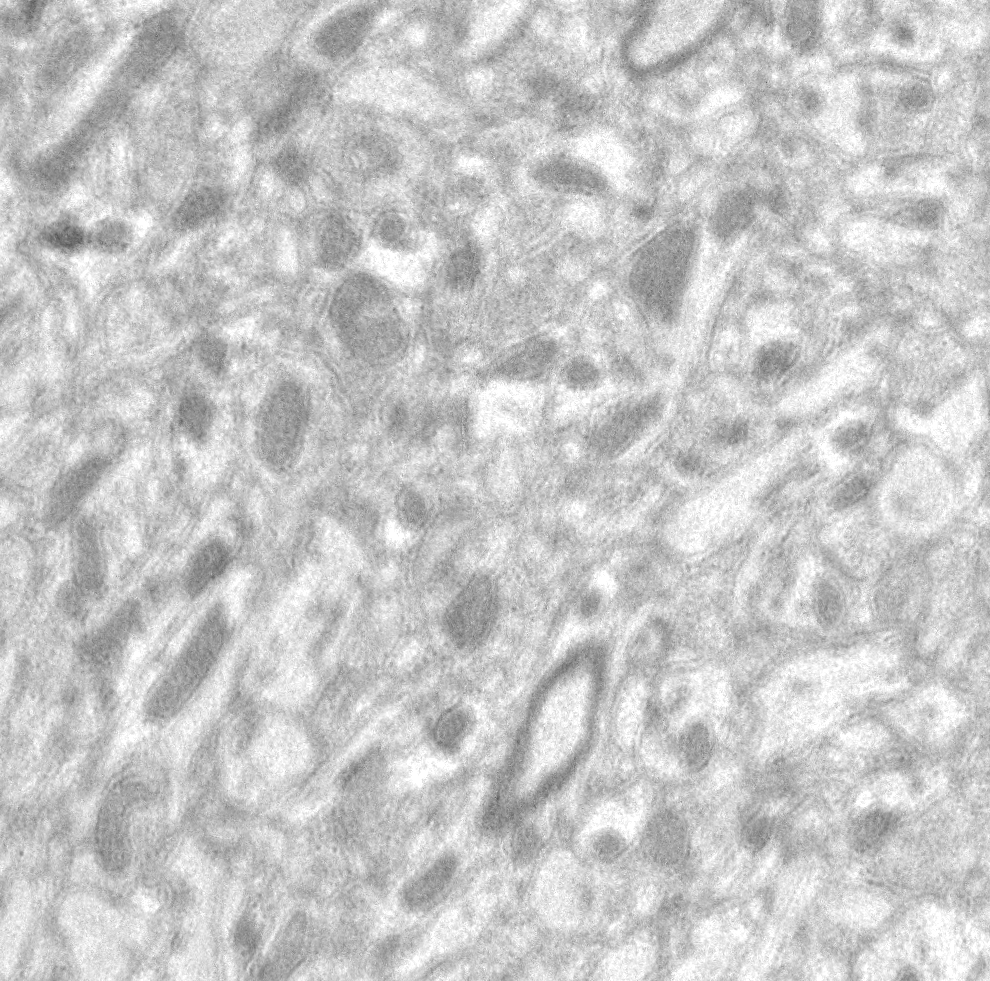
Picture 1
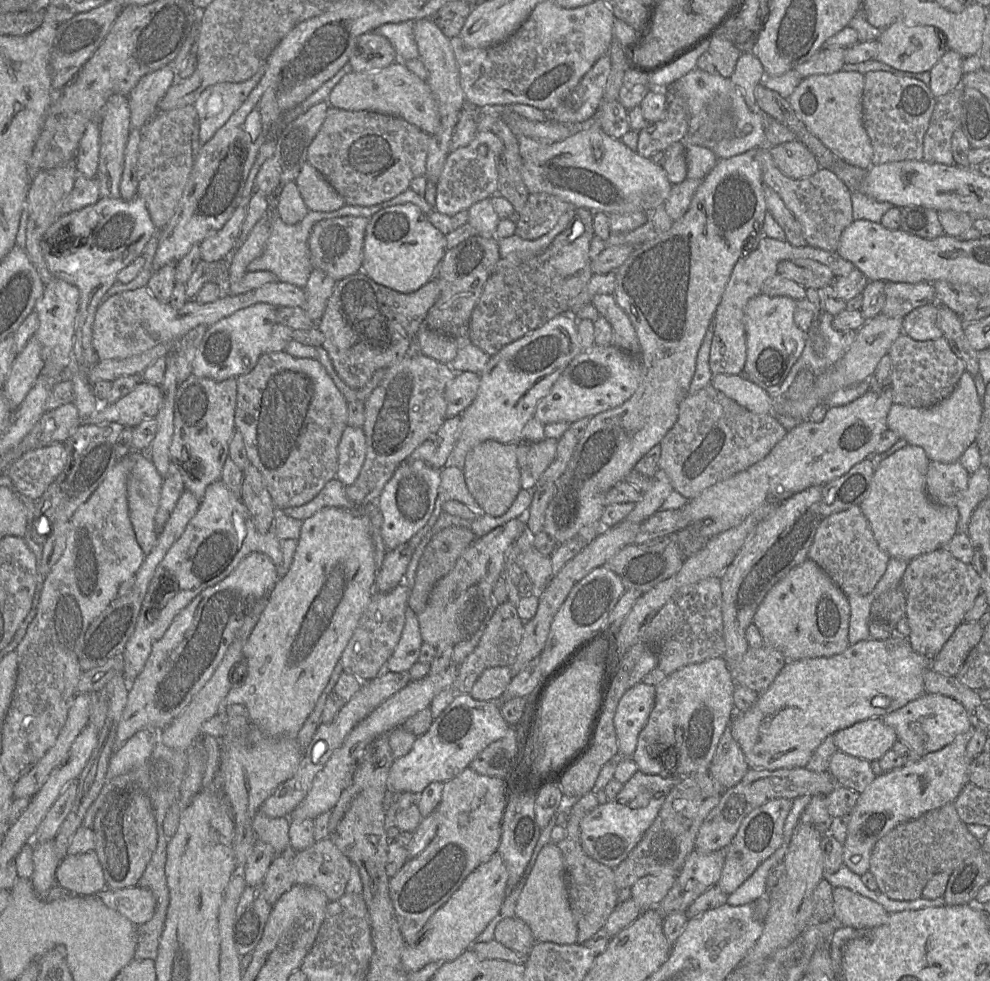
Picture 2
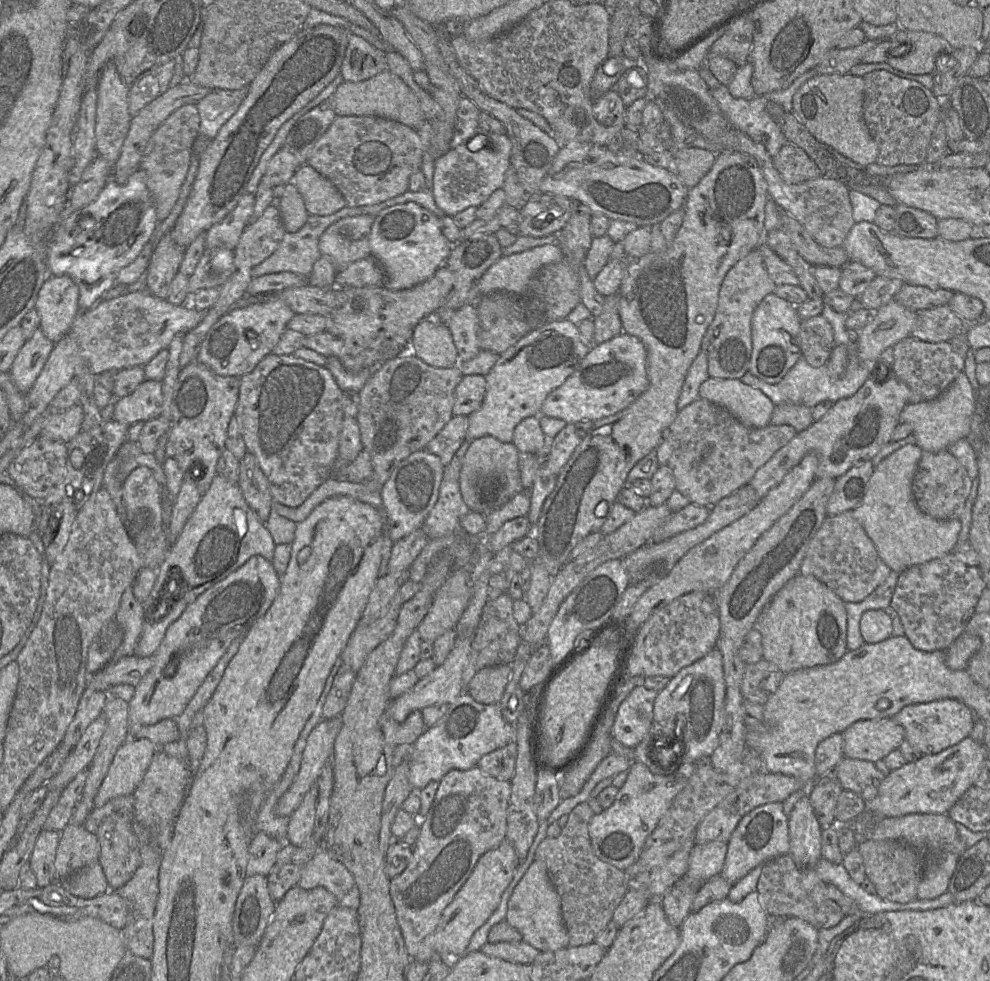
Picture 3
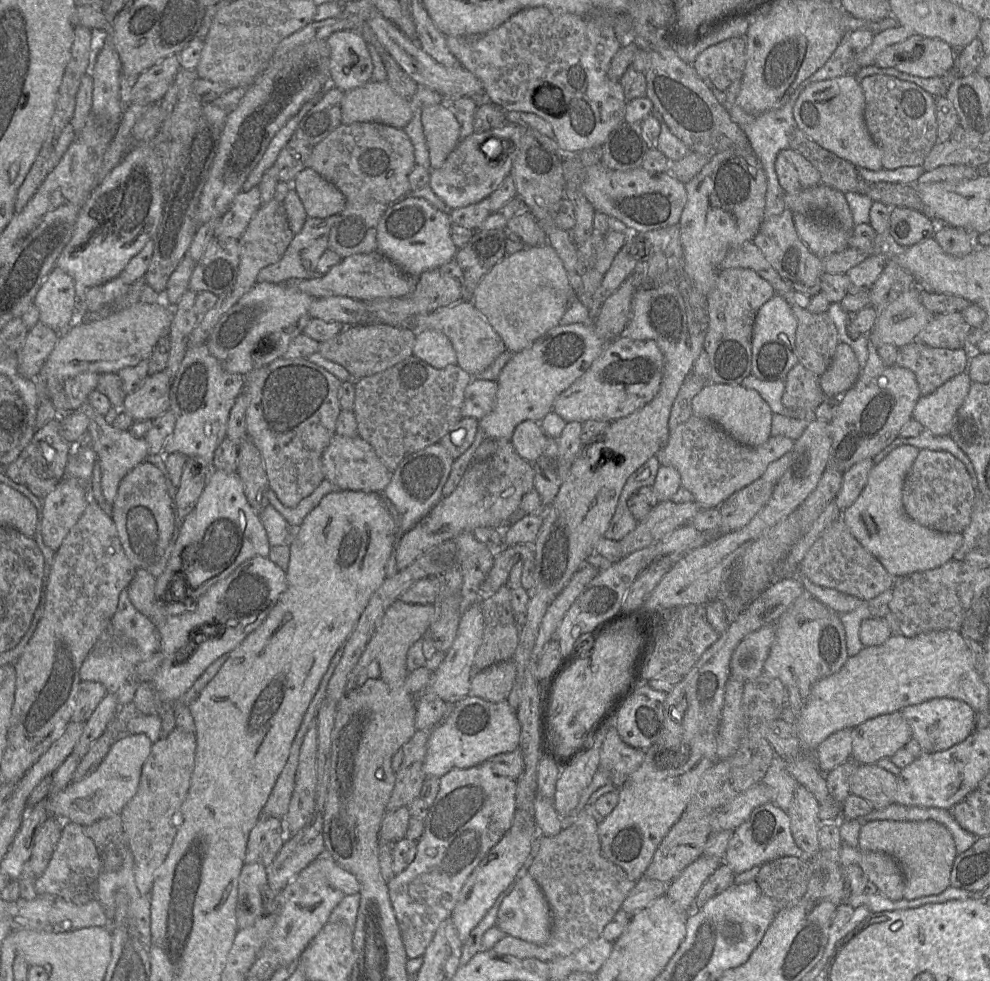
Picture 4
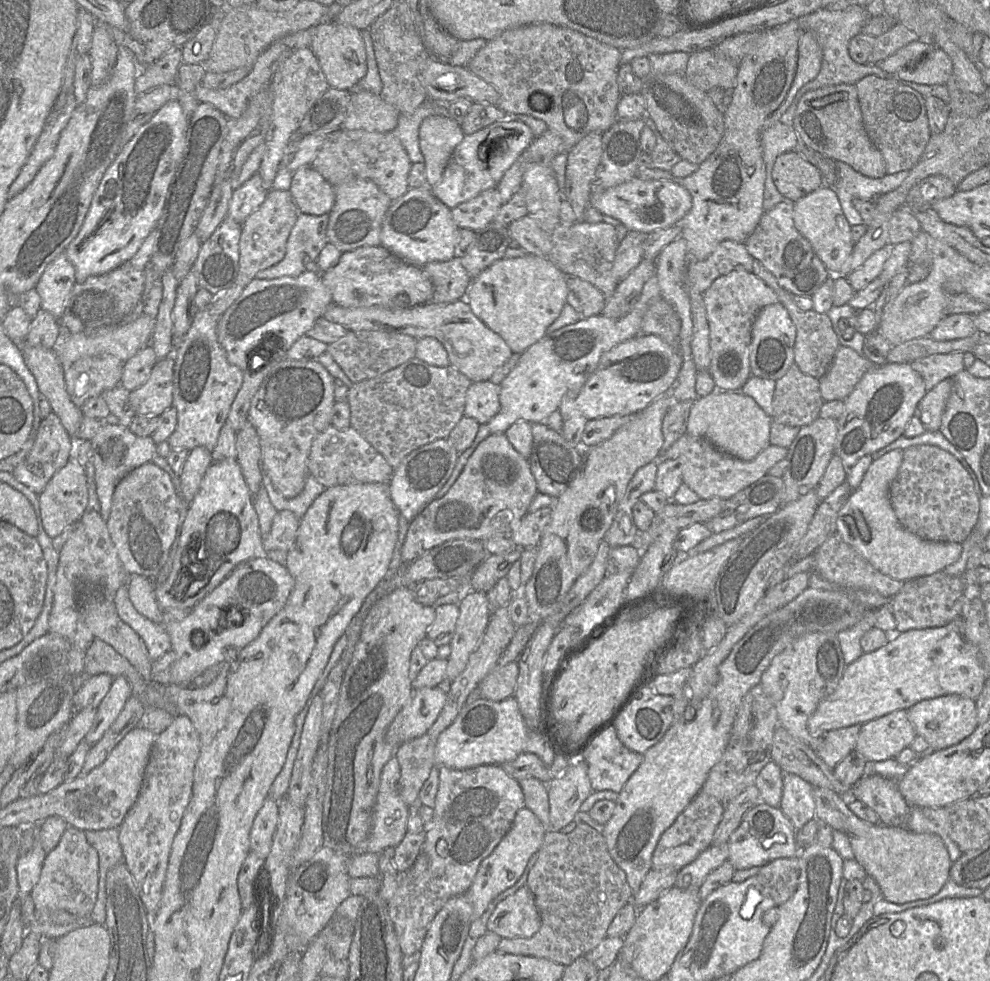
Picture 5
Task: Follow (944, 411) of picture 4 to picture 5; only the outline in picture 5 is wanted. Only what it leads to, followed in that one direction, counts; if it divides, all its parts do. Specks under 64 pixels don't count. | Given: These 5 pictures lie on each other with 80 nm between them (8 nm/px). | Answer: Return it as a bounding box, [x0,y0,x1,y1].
[916,379,951,431]

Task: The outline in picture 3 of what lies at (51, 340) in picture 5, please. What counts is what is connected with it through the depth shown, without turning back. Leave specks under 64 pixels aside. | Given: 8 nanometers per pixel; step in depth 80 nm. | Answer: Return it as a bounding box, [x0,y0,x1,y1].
[9,328,55,394]

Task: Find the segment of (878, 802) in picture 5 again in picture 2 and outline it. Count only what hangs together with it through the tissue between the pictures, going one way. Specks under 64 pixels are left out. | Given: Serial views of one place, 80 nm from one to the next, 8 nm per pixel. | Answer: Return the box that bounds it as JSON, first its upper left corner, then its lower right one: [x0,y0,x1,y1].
[828,750,876,794]

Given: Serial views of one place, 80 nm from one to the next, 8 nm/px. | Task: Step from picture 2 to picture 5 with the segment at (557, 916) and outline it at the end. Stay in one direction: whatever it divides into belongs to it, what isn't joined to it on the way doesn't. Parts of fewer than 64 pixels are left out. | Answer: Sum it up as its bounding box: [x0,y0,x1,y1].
[487,885,541,938]

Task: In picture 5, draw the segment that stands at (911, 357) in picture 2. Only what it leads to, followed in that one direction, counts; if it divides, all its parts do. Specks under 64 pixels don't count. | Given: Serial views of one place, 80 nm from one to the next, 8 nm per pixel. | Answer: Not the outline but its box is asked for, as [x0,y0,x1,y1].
[909,351,965,391]

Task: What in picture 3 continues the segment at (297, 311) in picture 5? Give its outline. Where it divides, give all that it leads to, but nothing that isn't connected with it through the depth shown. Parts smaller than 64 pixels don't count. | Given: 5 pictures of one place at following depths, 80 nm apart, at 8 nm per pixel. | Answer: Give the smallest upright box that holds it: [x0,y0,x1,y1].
[196,295,294,377]

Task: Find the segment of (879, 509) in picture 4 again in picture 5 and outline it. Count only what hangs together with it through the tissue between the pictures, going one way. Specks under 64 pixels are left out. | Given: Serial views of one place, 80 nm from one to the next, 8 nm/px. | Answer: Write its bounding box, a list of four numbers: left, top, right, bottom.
[835,449,962,581]

